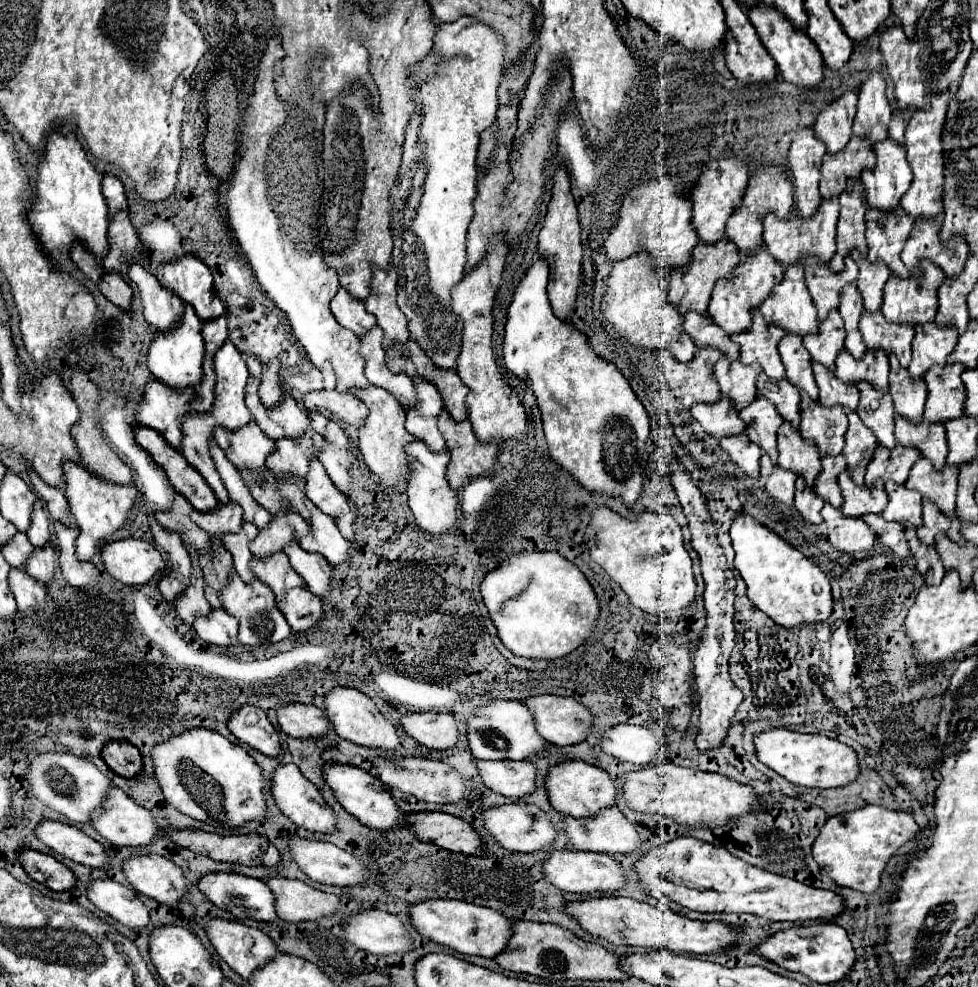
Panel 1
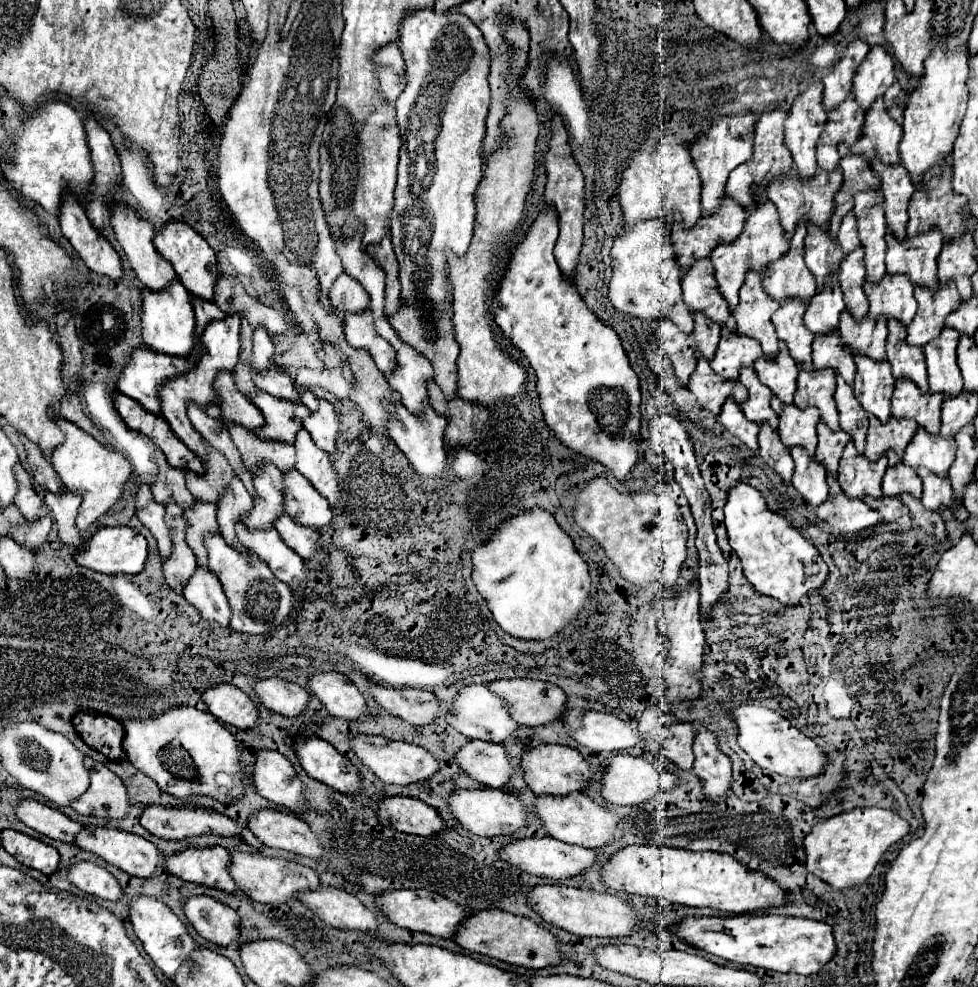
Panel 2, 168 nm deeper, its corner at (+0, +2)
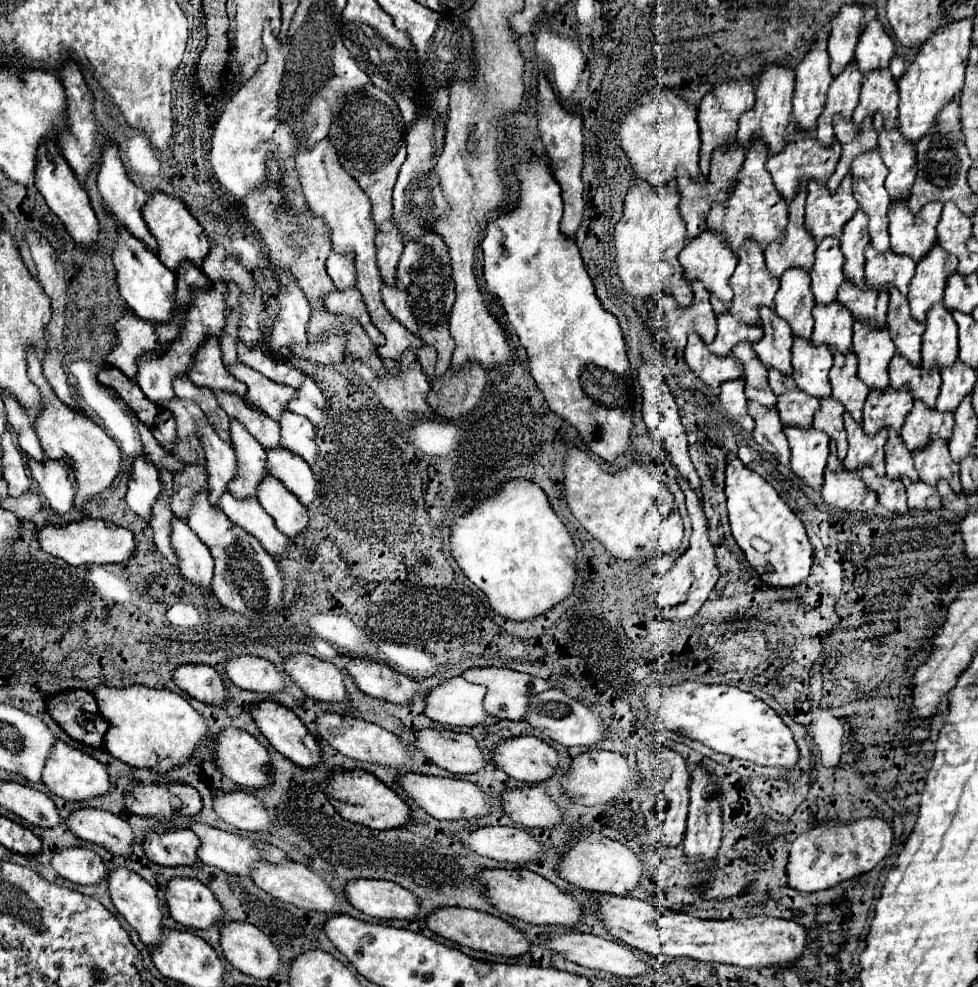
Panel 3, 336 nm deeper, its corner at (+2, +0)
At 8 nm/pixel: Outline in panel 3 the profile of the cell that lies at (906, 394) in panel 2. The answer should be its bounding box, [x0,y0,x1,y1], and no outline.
[888,353,940,407]

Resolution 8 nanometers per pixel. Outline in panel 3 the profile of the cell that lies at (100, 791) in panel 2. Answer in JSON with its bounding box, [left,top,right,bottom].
[42,739,110,801]

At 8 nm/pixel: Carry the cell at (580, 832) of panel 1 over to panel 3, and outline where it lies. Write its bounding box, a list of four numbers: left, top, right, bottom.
[500,787,562,827]

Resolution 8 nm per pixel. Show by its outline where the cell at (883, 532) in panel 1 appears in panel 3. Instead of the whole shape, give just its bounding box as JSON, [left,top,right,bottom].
[862,467,906,513]

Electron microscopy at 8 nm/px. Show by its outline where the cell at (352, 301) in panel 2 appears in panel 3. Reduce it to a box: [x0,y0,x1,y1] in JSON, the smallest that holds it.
[326,249,356,289]

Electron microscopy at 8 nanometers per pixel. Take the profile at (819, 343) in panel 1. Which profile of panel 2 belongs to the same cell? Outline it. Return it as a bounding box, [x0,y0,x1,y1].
[804,277,846,335]

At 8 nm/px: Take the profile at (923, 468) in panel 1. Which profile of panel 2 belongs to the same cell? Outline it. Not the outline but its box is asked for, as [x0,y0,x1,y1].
[902,429,956,477]

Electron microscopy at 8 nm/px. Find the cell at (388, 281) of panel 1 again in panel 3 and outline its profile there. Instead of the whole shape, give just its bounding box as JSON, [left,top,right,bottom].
[328,83,406,283]

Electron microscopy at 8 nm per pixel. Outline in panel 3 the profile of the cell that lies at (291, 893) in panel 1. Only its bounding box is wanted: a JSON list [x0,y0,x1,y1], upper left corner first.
[190,823,288,875]

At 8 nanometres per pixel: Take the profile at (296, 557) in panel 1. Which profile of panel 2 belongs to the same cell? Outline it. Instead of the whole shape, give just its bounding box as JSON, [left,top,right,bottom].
[276,513,320,561]

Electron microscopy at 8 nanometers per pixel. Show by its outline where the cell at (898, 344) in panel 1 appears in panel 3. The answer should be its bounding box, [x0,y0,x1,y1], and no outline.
[866,245,916,295]

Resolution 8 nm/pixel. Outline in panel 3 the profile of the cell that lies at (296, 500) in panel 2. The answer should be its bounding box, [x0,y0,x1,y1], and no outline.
[266,447,318,505]

